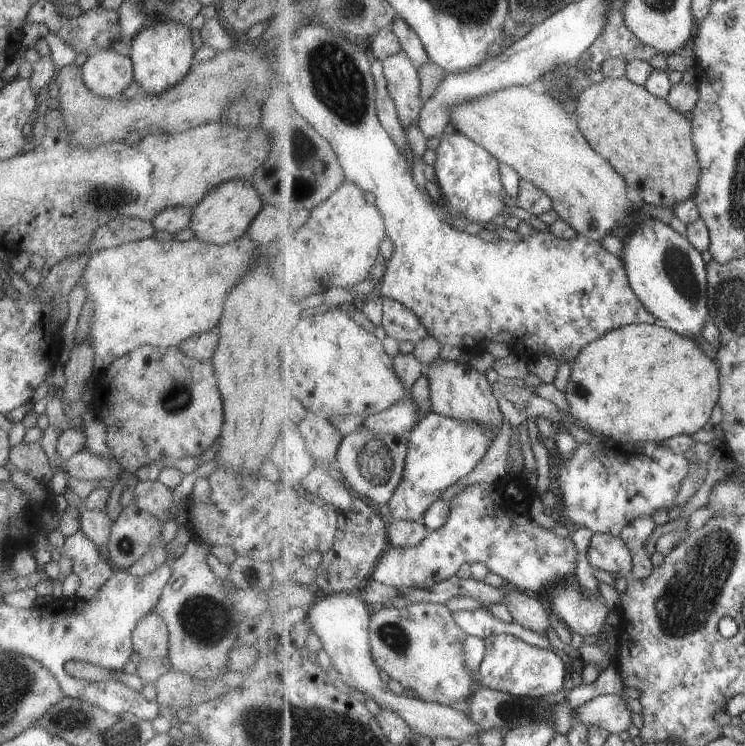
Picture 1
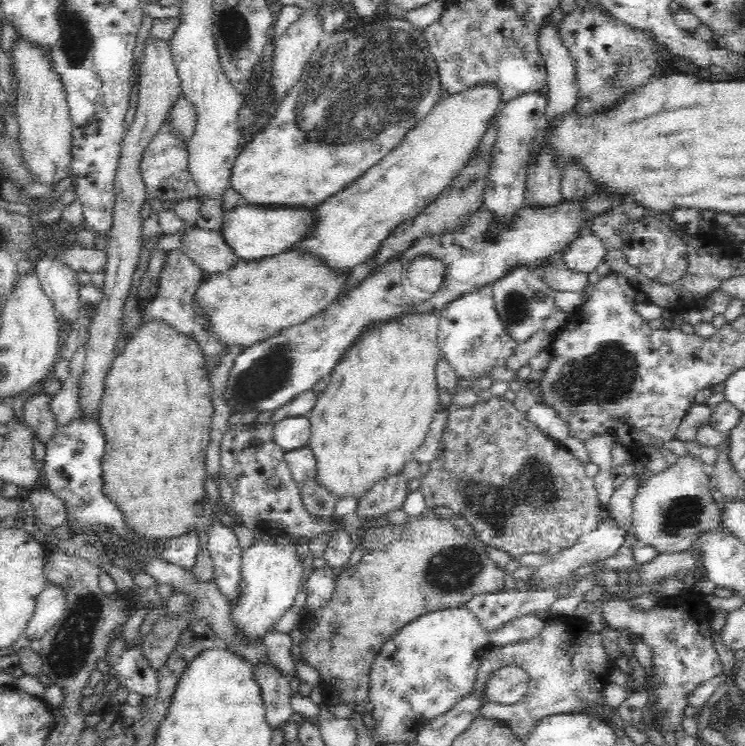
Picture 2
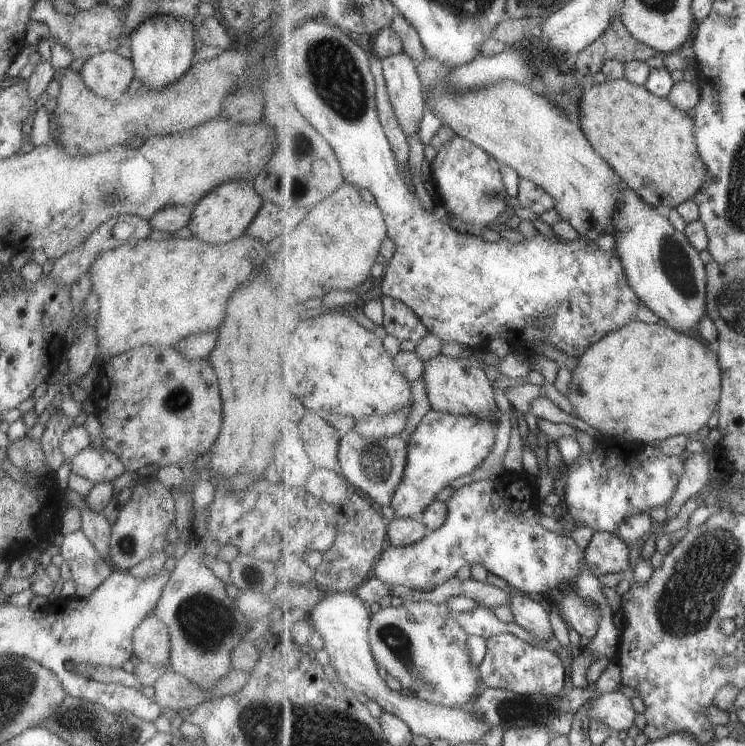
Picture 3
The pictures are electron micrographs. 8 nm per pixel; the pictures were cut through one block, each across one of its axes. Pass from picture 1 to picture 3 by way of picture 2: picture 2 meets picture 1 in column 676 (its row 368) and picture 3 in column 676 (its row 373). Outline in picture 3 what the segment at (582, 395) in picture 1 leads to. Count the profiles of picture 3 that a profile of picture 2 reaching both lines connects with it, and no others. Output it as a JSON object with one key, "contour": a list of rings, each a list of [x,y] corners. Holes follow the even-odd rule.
{"contour":[[[641,321],[632,322],[609,333],[605,338],[602,338],[597,344],[588,347],[587,352],[580,357],[581,364],[572,373],[573,380],[569,384],[569,394],[566,394],[568,400],[571,402],[574,409],[574,415],[582,419],[589,426],[595,428],[598,434],[603,436],[613,436],[623,444],[641,443],[651,444],[656,443],[675,435],[694,435],[699,432],[703,426],[711,420],[711,416],[718,411],[718,406],[722,395],[722,370],[720,367],[720,360],[716,351],[711,349],[707,343],[701,343],[697,338],[687,336],[687,334],[675,330],[666,324],[647,324]]]}

